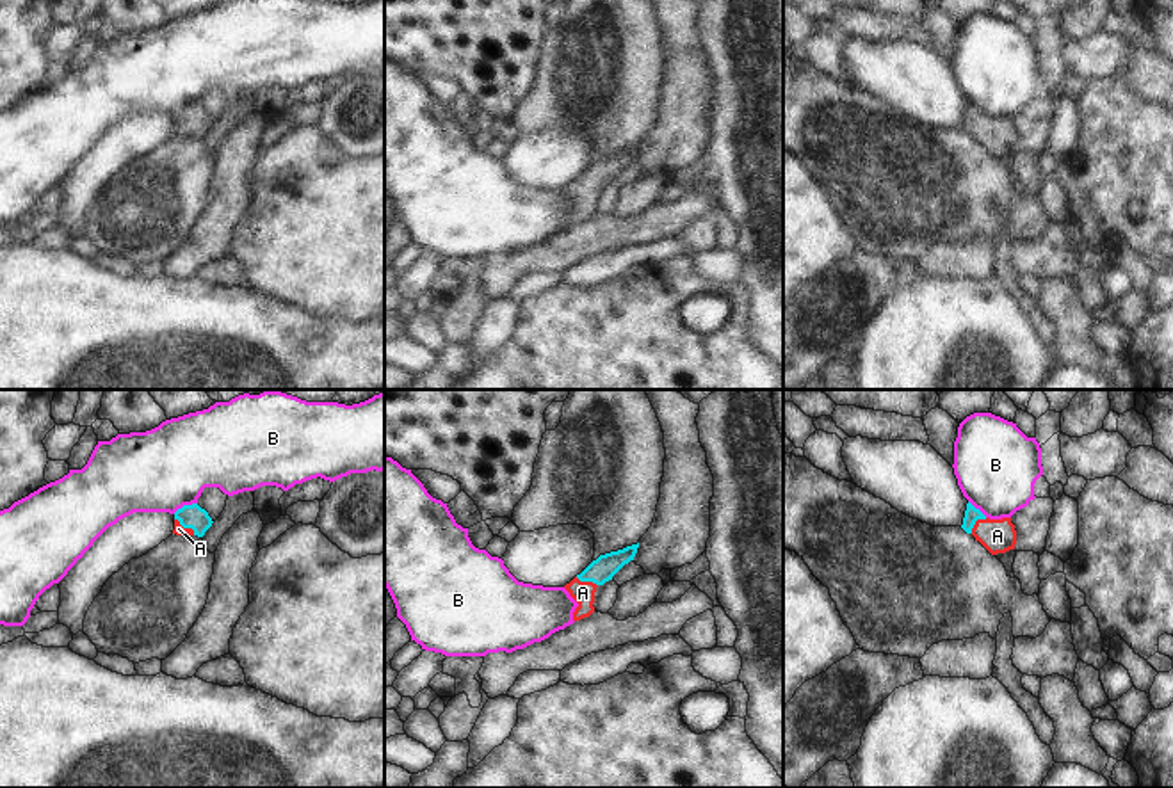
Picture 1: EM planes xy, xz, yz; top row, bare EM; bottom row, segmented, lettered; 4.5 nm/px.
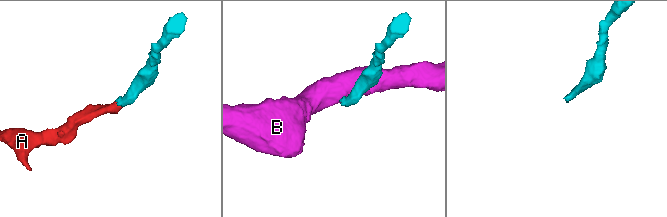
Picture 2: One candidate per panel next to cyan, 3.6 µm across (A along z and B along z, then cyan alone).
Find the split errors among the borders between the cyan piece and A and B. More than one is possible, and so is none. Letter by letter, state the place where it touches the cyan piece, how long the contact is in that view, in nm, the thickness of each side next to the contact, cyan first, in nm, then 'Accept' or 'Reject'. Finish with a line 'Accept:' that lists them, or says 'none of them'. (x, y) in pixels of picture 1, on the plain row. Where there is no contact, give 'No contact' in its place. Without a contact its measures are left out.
A: Touches cyan at xy (186, 128). Shared border 120 nm. Thickness 110 nm (cyan) against 50 nm. Accept
B: Touches cyan at xy (184, 107). Shared border 120 nm. Thickness 110 nm (cyan) against 380 nm. Reject
Accept: A.

